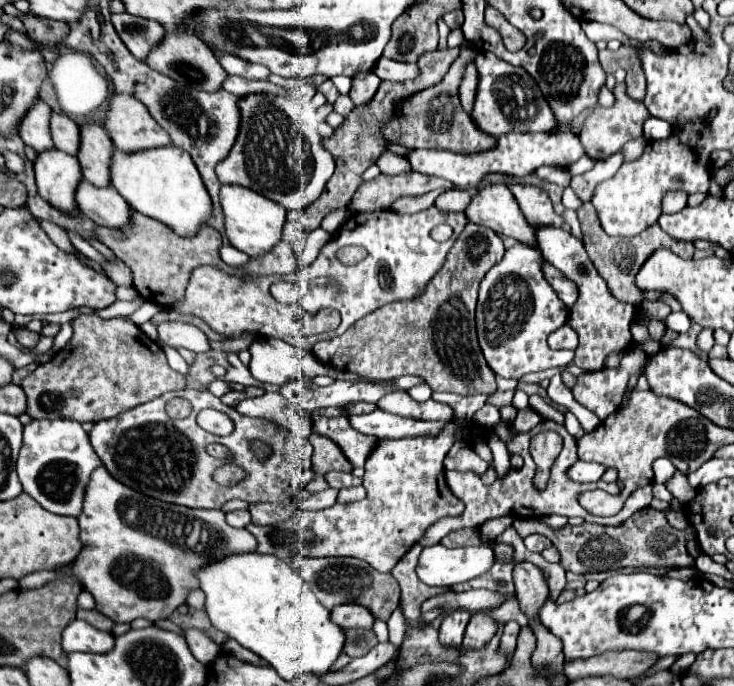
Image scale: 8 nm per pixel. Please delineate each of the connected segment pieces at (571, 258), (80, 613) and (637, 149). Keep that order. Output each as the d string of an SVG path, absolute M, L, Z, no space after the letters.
M553 225L537 227L535 241L545 261L551 263L555 269L559 269L567 279L575 281L575 285L579 287L579 299L569 309L569 321L567 321L579 335L579 347L575 349L573 363L589 373L603 369L603 361L611 351L627 349L631 345L629 325L635 317L635 307L623 305L617 299L613 299L613 295L609 295L605 281L597 275L597 269L593 267L587 251L583 249L583 241L573 237L569 231Z
M77 609L77 619L83 619L87 623L91 623L93 627L97 629L103 629L103 631L111 631L113 627L113 621L111 619L105 619L105 615L101 615L99 611L85 611L85 609Z
M639 137L639 139L631 139L629 143L625 143L623 147L623 153L625 153L625 159L627 161L633 161L633 159L639 159L643 155L643 149L647 145L647 139L645 137Z

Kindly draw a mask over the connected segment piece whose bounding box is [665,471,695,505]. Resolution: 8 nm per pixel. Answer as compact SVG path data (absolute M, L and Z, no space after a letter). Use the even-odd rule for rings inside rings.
M675 471L675 475L665 483L665 487L667 487L667 489L671 491L671 495L673 495L675 499L679 499L683 505L689 503L689 501L695 497L695 489L689 485L685 473L681 473L681 471Z

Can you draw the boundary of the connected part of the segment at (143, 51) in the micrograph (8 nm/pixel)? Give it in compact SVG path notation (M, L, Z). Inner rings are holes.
M129 13L111 15L111 21L117 35L125 43L125 47L139 61L143 61L145 55L151 51L151 47L161 41L161 35L165 35L165 29L159 23L153 23L149 19L141 19Z

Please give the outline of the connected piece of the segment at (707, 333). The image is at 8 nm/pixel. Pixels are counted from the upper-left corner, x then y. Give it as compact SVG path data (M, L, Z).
M703 329L697 337L697 345L699 345L699 351L711 351L711 347L715 345L715 339L713 339L713 331L711 329Z

